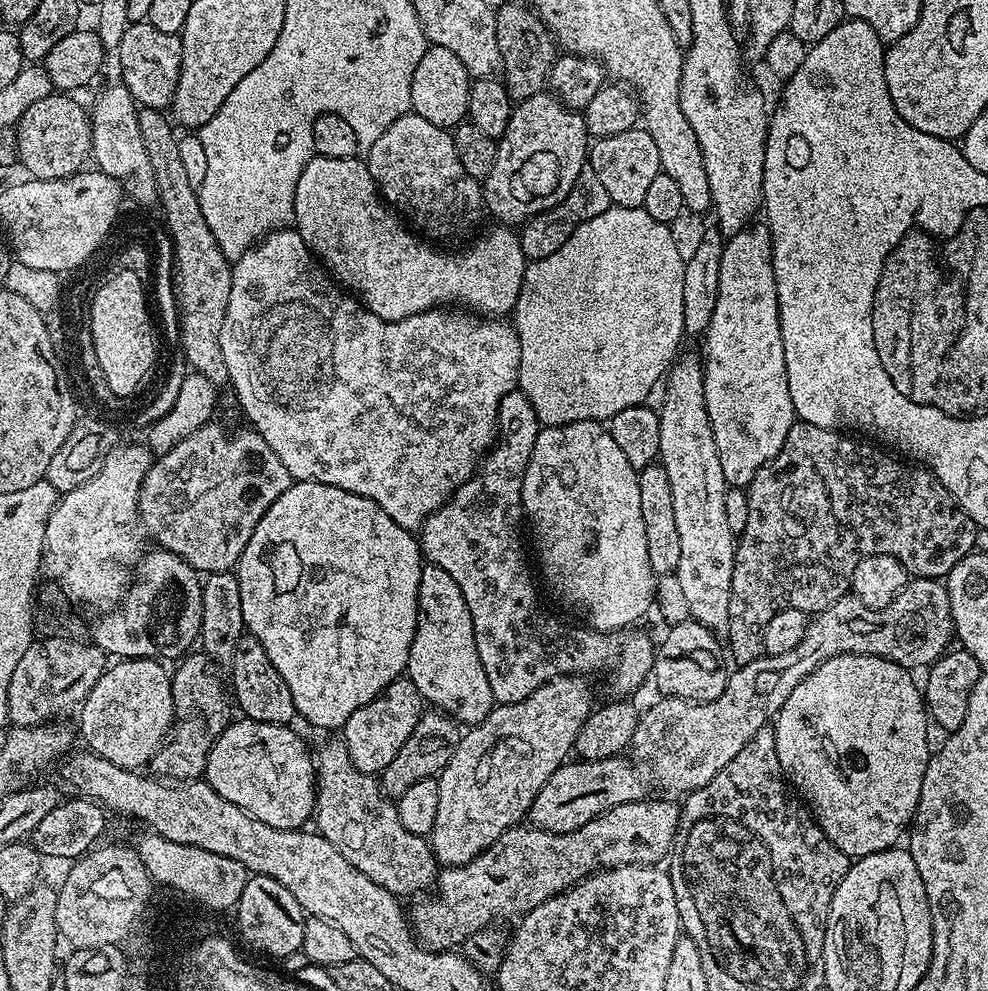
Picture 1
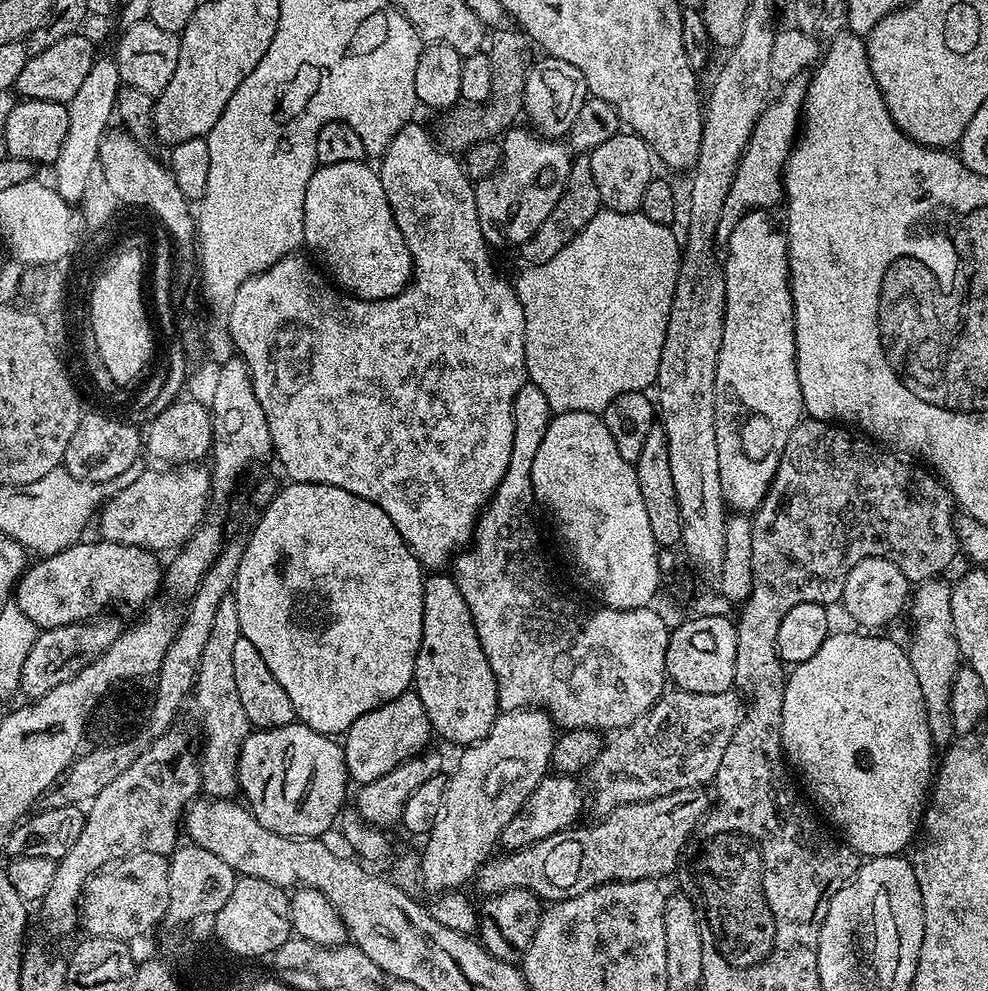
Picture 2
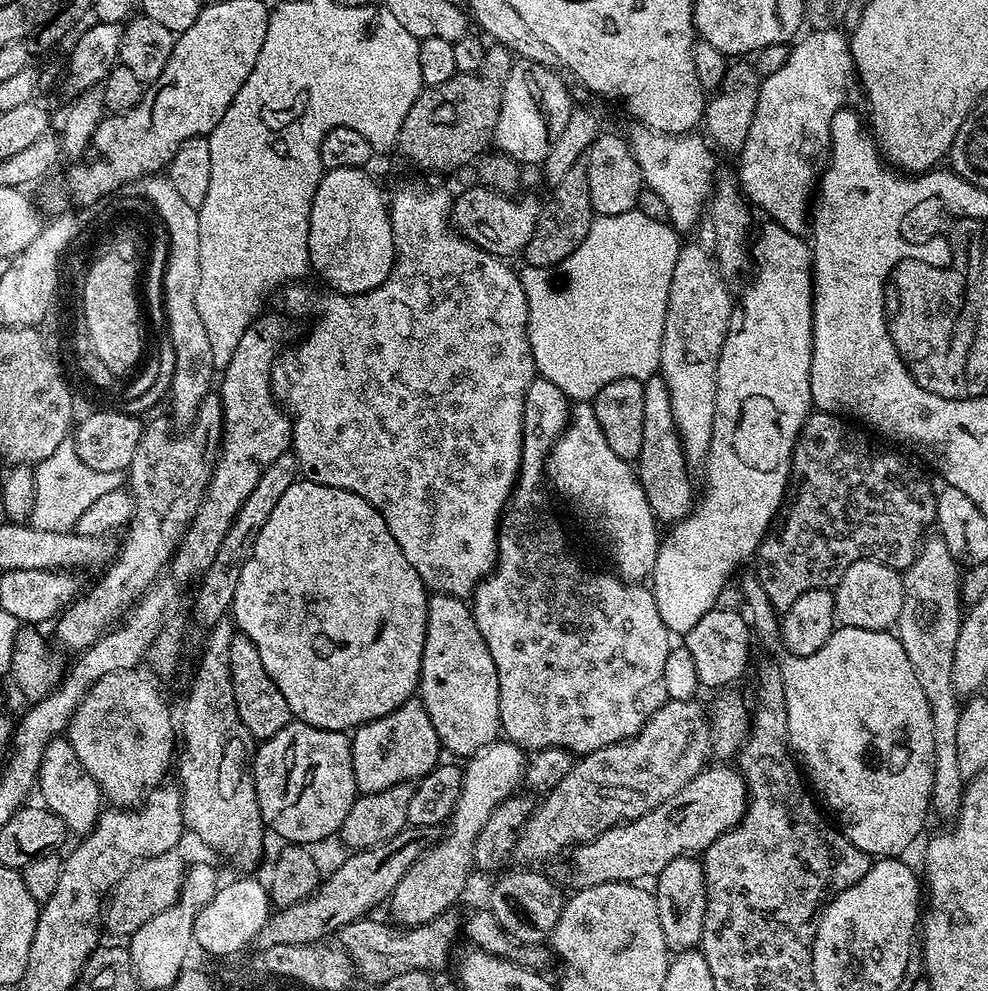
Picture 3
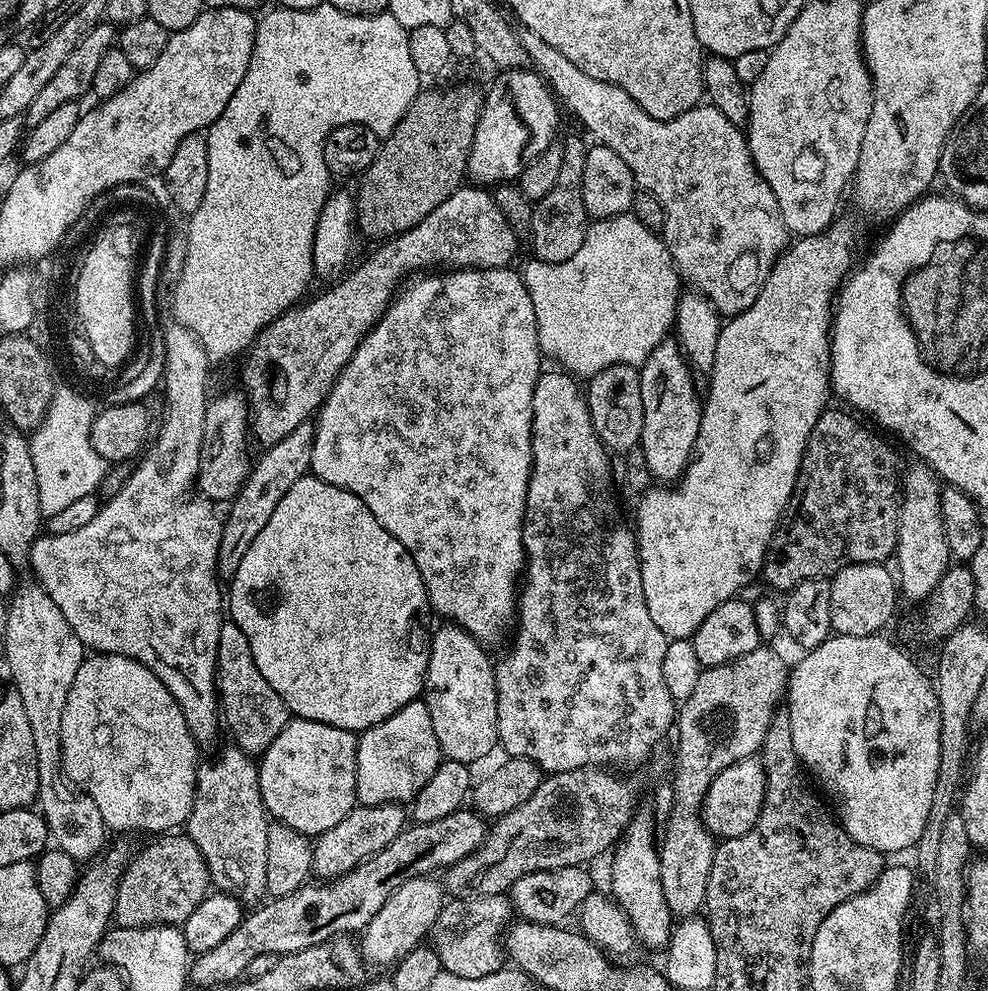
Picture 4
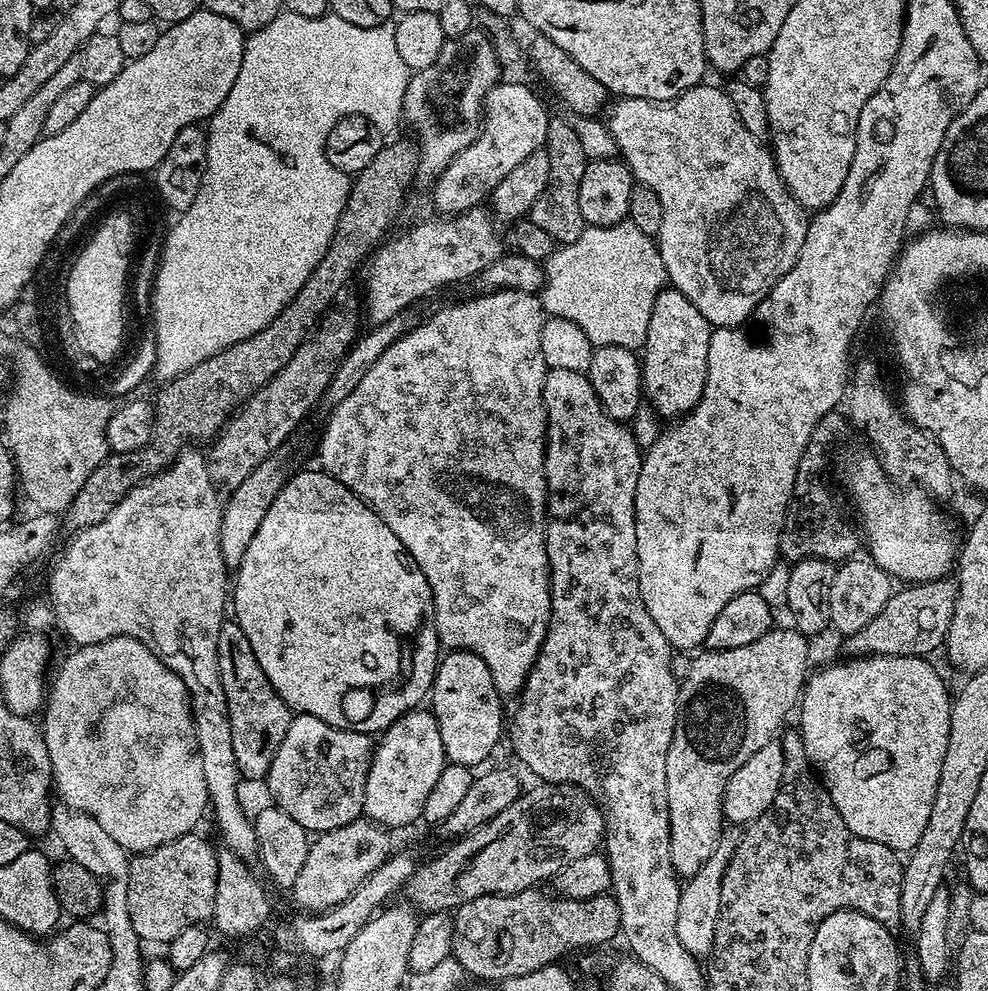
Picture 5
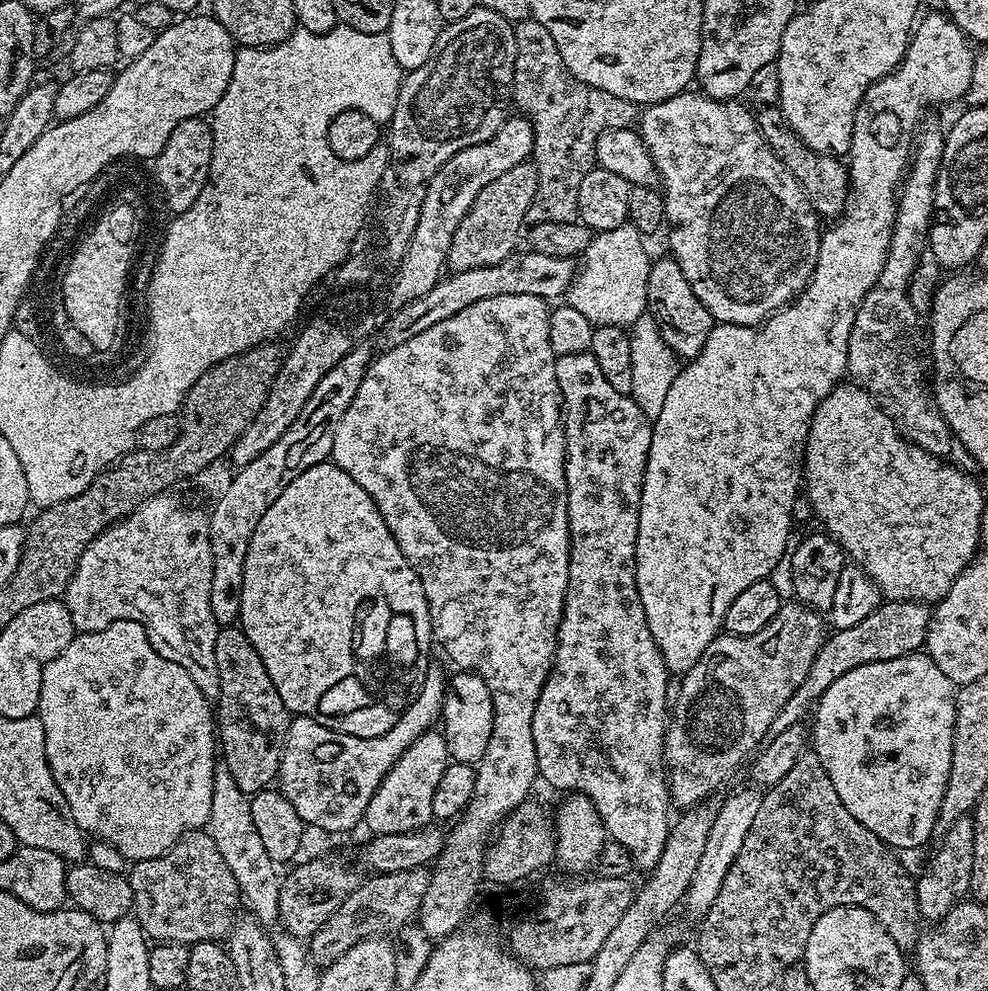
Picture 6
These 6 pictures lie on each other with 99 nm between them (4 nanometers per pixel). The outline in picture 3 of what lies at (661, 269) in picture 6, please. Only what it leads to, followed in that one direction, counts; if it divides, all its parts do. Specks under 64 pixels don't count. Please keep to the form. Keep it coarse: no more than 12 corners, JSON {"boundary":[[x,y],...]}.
{"boundary":[[663,376],[643,381],[646,502],[671,526],[694,507]]}

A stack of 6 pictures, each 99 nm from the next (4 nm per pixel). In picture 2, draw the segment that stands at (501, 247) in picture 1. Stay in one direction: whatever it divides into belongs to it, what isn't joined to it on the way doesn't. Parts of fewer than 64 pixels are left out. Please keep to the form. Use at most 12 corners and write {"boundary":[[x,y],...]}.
{"boundary":[[368,162],[317,167],[304,244],[343,291],[397,296],[412,255]]}

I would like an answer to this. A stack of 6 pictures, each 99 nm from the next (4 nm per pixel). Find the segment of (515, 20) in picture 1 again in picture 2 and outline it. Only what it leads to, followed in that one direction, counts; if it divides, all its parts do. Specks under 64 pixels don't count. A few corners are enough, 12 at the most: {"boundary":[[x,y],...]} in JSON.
{"boundary":[[519,27],[490,36],[494,90],[457,106],[439,143],[463,154],[522,116],[534,45]]}

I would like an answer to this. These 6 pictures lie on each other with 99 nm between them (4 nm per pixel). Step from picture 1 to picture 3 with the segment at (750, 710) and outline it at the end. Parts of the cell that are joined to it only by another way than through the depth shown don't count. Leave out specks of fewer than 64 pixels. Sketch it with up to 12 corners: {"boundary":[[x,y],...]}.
{"boundary":[[669,698],[583,753],[516,843],[552,860],[704,771],[710,716]]}

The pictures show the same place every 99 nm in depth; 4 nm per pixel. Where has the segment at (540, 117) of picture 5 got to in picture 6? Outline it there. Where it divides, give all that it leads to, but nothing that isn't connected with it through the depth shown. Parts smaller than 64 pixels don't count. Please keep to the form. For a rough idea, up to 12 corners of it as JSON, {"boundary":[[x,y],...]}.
{"boundary":[[523,114],[454,154],[391,273],[393,309],[434,290],[478,190],[532,155]]}

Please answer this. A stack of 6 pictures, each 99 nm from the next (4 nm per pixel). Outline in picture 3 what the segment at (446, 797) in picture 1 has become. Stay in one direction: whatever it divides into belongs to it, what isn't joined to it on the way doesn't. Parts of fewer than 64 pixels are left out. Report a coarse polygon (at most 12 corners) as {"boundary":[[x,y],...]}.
{"boundary":[[498,738],[463,769],[448,833],[402,874],[397,925],[428,924],[474,872],[486,818],[525,779]]}

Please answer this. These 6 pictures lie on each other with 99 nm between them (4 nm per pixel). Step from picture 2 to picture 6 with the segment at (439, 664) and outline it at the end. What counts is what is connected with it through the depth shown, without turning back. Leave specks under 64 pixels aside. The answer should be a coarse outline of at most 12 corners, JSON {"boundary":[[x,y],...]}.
{"boundary":[[481,676],[447,677],[442,735],[455,763],[475,766],[494,730]]}

